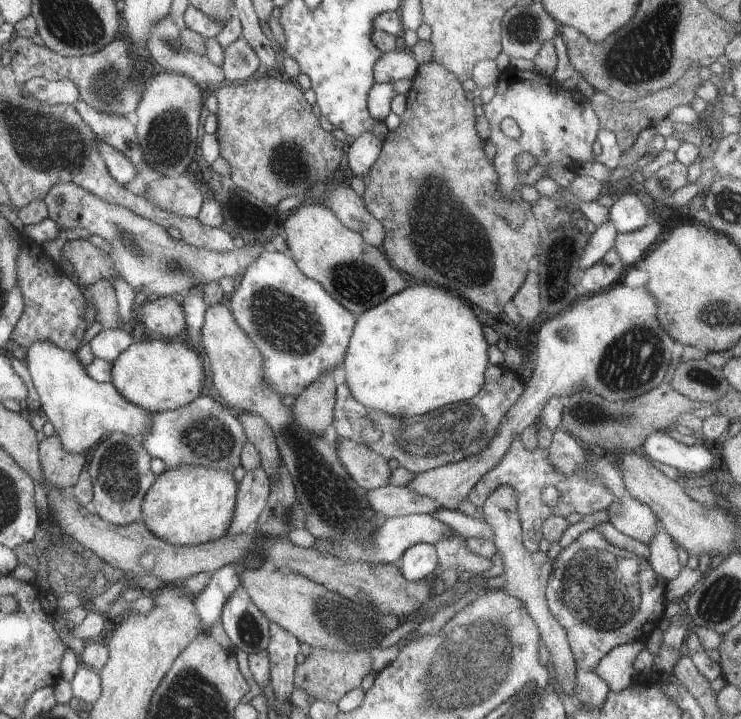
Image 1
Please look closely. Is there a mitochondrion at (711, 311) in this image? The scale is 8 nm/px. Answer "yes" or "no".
yes

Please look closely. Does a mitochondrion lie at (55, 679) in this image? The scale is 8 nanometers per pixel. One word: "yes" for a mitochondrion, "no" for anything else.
no

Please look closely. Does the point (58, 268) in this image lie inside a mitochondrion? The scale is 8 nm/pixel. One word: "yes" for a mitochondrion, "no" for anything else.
no

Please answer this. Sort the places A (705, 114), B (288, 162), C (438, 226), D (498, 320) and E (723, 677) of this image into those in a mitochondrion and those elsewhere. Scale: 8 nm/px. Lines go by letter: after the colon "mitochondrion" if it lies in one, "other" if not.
A: other
B: mitochondrion
C: mitochondrion
D: other
E: other

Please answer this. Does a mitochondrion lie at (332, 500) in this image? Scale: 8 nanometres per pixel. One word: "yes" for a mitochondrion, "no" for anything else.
yes

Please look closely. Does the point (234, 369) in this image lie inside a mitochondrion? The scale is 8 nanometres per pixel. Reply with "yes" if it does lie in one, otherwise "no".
no

